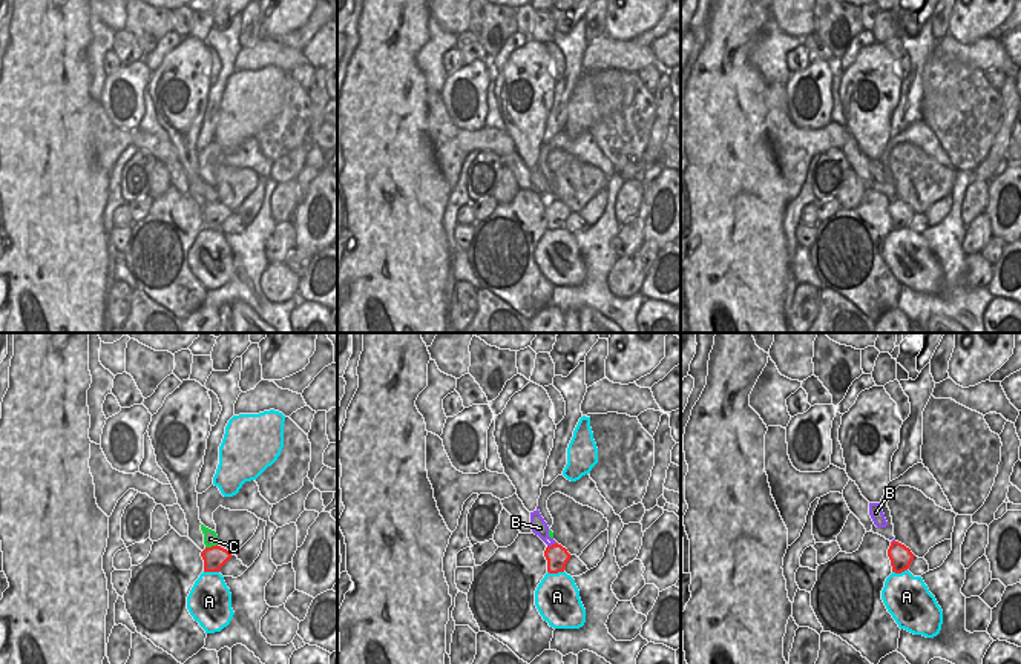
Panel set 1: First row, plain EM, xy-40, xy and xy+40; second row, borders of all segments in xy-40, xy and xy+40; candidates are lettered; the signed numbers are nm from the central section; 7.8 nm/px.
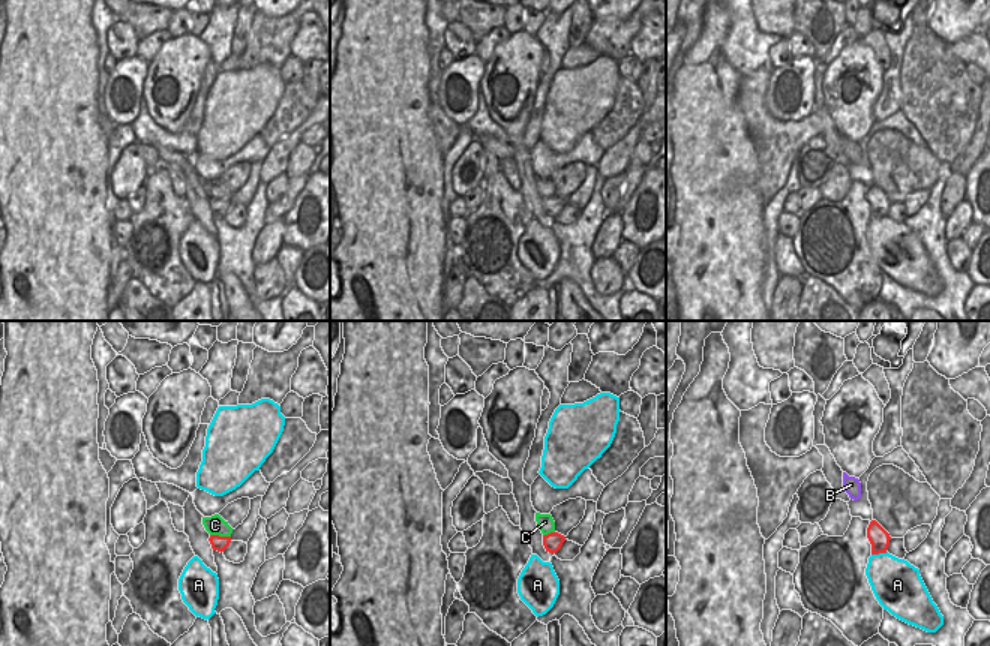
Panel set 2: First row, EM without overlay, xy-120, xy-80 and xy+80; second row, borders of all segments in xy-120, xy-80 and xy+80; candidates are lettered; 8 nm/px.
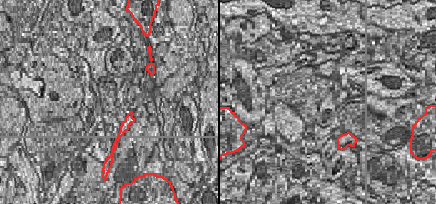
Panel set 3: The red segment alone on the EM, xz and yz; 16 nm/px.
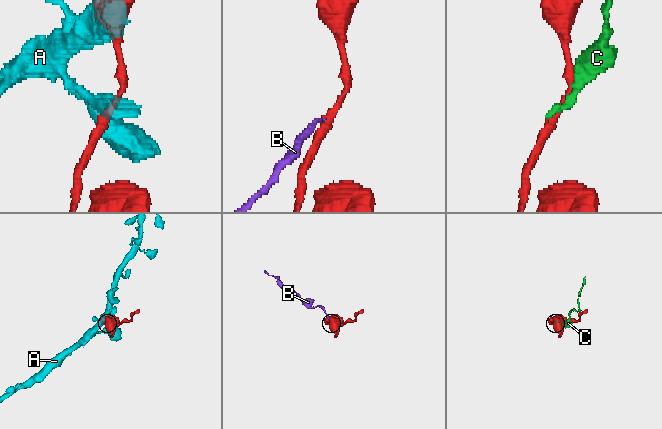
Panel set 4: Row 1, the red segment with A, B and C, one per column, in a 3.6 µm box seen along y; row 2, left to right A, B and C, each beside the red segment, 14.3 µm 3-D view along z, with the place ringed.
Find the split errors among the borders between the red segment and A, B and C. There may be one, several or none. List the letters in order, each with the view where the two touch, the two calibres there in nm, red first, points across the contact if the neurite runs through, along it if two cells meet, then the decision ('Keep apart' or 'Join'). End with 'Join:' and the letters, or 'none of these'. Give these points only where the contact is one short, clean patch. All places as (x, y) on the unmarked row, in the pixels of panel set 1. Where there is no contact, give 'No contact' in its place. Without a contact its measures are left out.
A: Touches red in xy. Thickness 170 nm (red) against 360 nm. Keep apart
B: Touches red in xy. Thickness 170 nm (red) against 130 nm. Boundary: xy (555, 198), (548, 203). Keep apart
C: Touches red in xy-40. Thickness 180 nm (red) against 120 nm. Keep apart
Join: none of these

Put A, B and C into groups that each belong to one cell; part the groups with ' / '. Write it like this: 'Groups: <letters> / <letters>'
Groups: A / B C

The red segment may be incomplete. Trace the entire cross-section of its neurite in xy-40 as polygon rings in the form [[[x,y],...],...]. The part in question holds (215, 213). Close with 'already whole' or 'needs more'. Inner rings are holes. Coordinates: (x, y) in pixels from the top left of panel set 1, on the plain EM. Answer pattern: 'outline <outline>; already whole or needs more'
outline [[[221,202],[205,204],[201,209],[204,216],[204,228],[219,228],[219,225],[233,213],[227,205]]]; already whole

